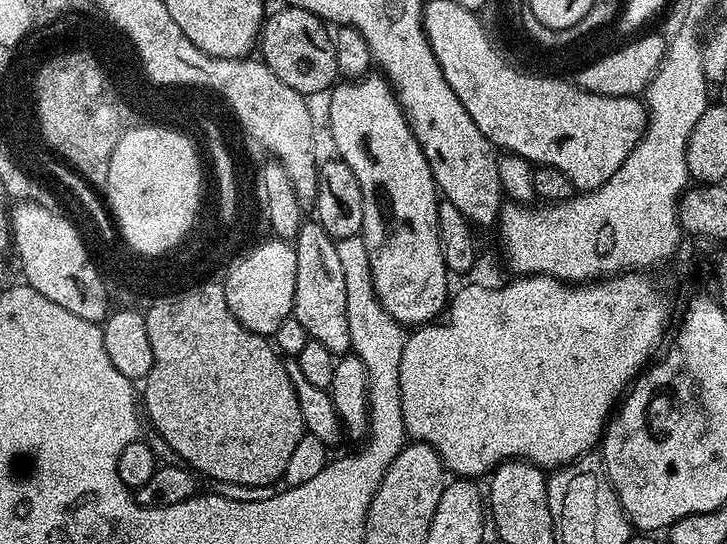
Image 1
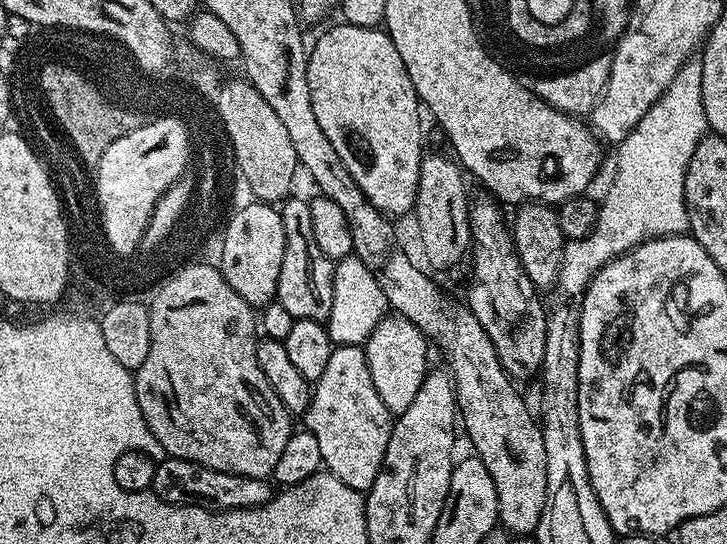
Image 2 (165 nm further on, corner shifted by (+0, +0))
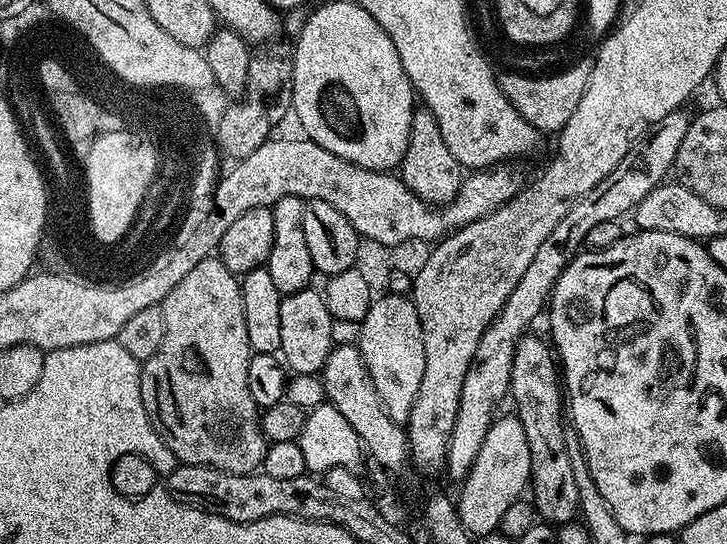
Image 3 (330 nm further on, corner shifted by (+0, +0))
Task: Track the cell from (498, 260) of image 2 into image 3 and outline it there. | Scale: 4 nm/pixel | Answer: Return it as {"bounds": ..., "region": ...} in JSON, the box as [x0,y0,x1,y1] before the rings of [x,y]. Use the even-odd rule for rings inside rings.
{"bounds":[510,335,580,526],"region":[[[521,335],[512,352],[510,400],[516,403],[514,414],[522,422],[526,446],[530,446],[530,496],[539,519],[553,526],[563,526],[575,521],[580,511],[577,483],[566,452],[566,400],[558,379],[558,361],[549,341],[532,335]]]}

